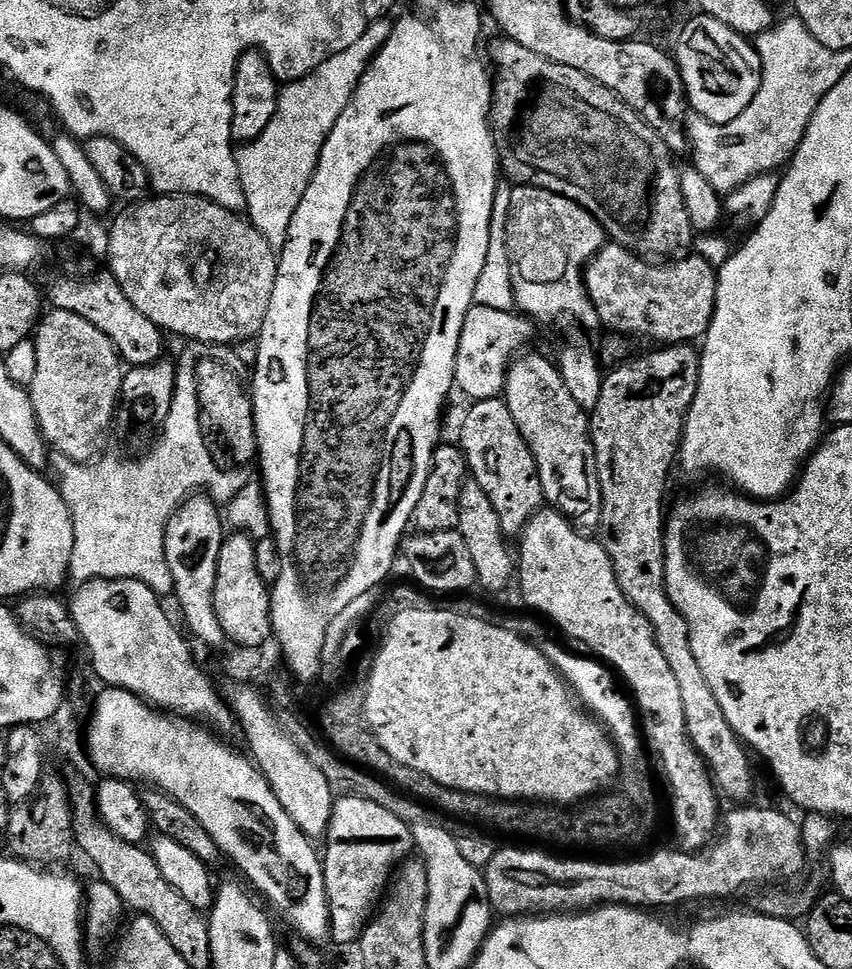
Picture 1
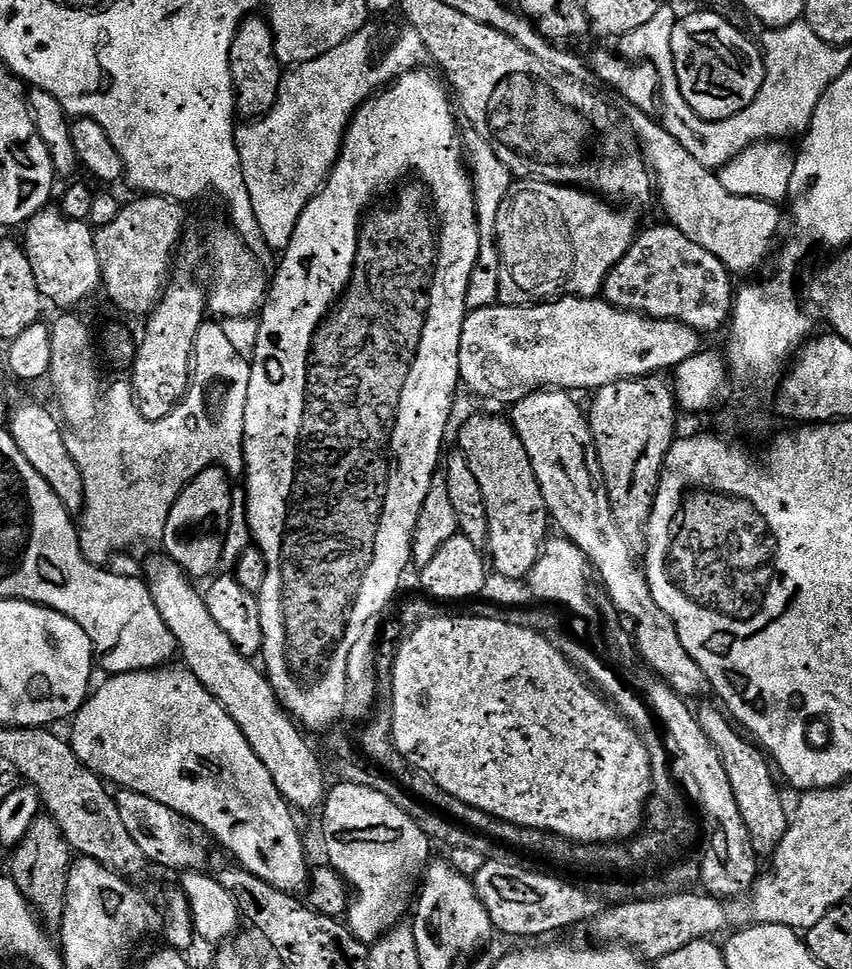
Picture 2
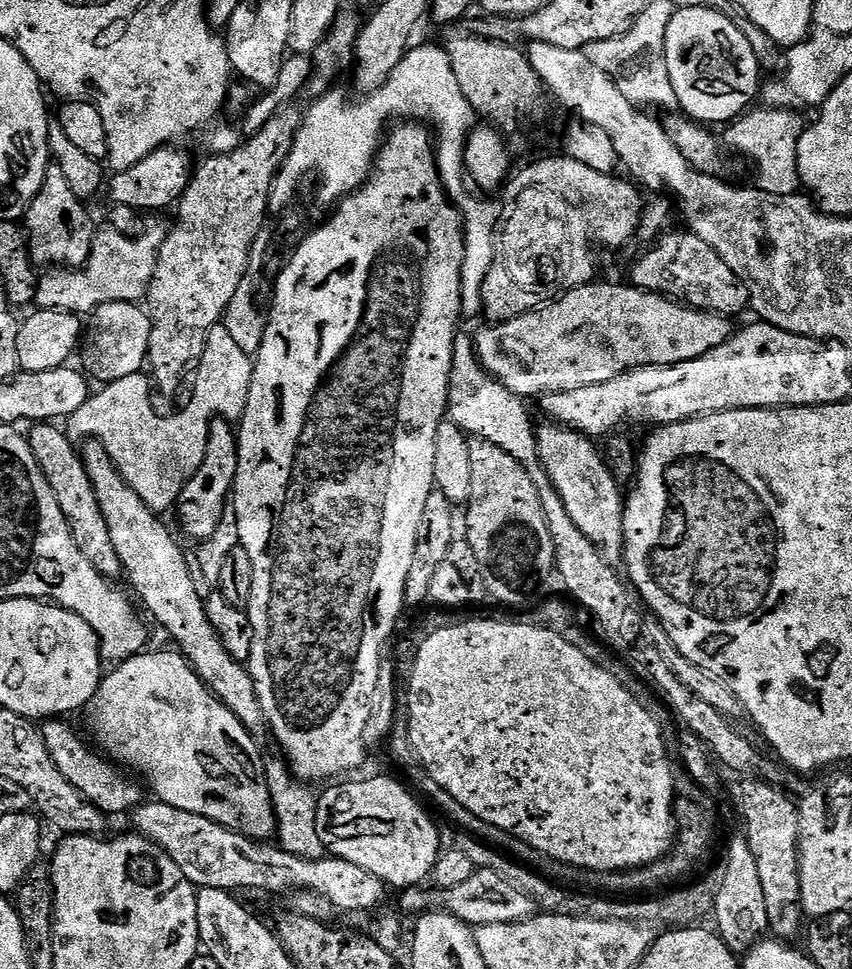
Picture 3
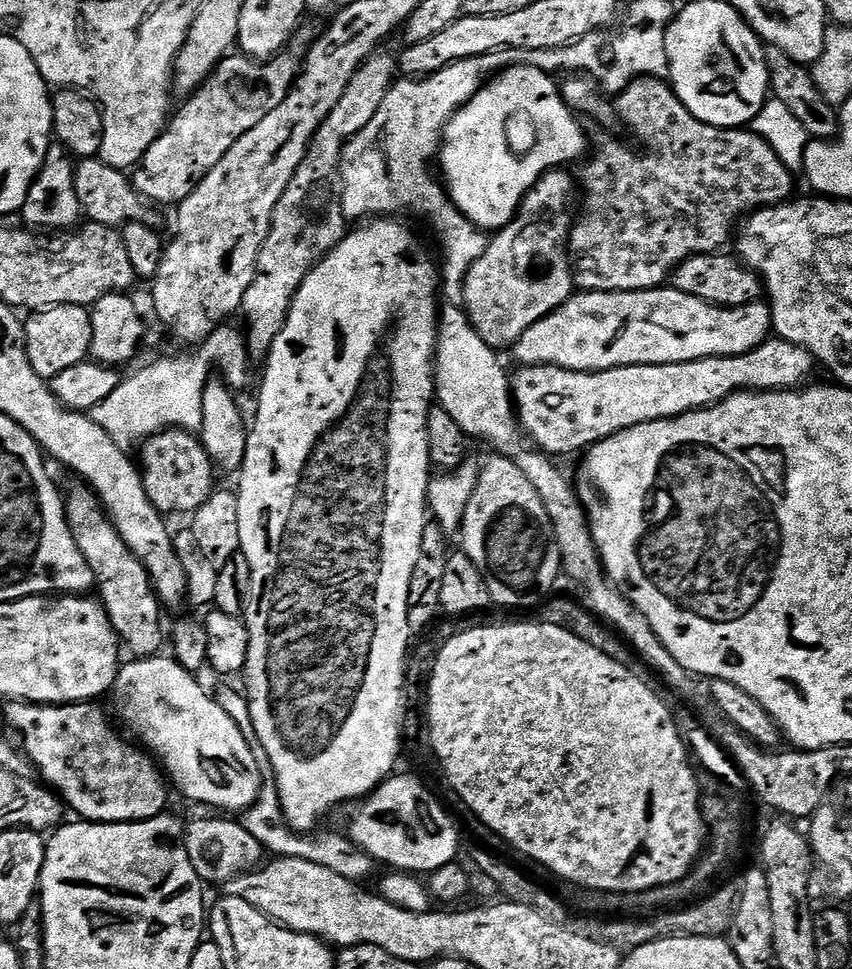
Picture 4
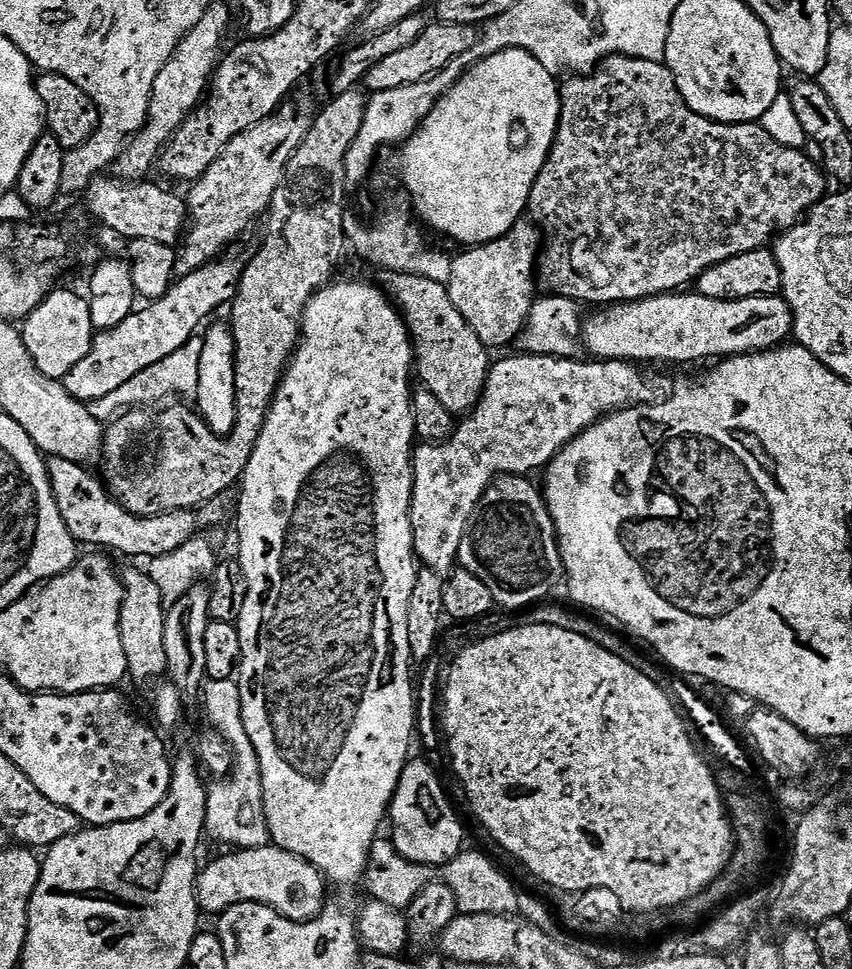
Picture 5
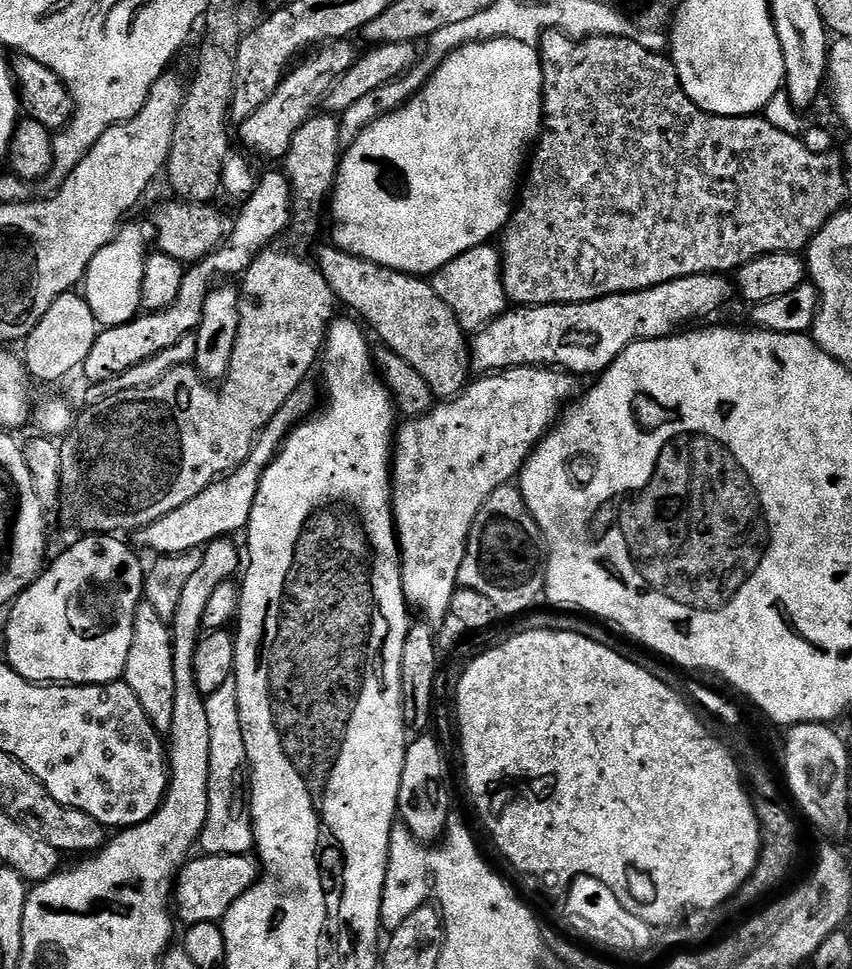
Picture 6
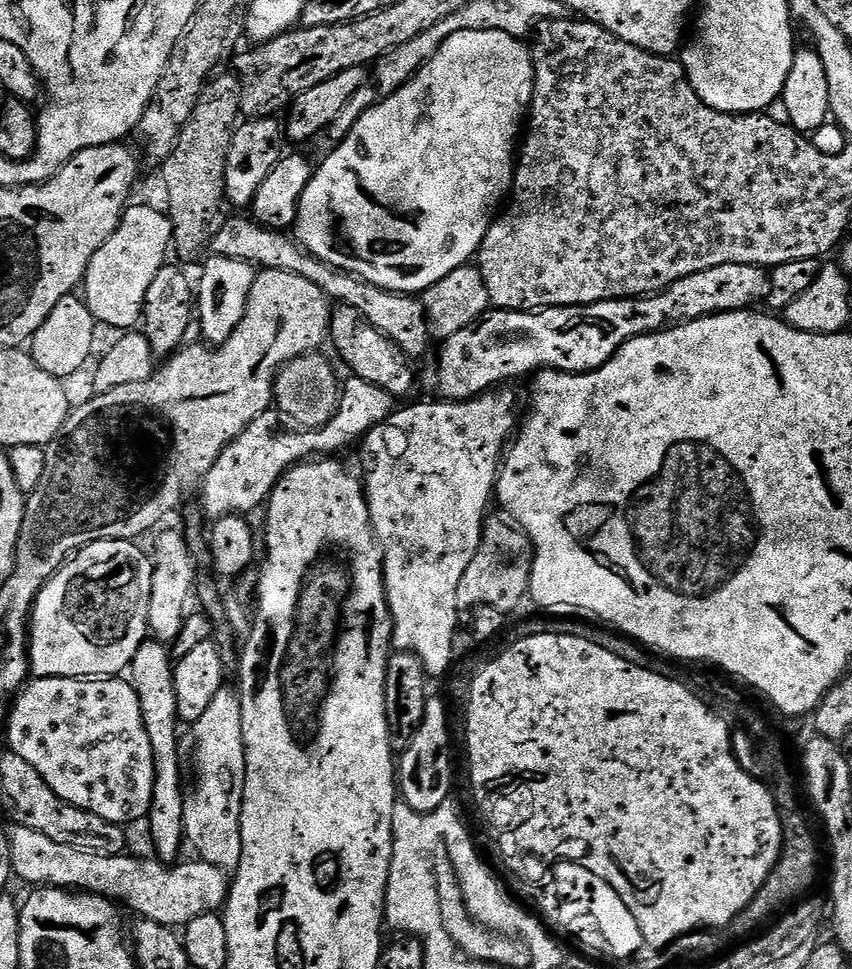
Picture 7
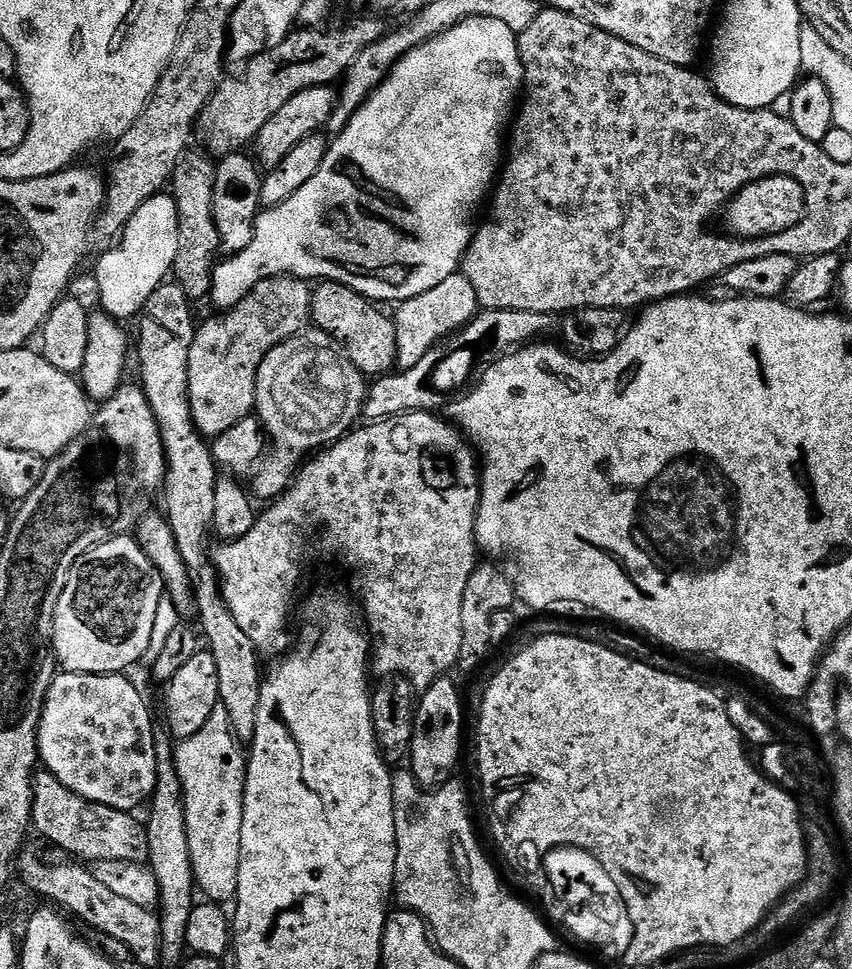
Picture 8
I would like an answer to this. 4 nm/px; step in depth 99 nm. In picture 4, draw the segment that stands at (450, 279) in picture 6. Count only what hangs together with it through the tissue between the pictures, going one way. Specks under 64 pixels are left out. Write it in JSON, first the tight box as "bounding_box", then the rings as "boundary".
{"bounding_box":[462,170,574,350],"boundary":[[[549,170],[540,177],[536,187],[524,195],[516,217],[489,239],[487,250],[474,262],[474,266],[470,266],[470,272],[466,274],[462,307],[474,330],[478,330],[482,342],[491,348],[503,350],[515,344],[523,332],[534,326],[534,322],[549,316],[574,294],[572,261],[568,251],[574,223],[573,213],[568,213],[568,199],[572,196],[572,188],[574,192],[574,180],[564,172],[567,171]]]}

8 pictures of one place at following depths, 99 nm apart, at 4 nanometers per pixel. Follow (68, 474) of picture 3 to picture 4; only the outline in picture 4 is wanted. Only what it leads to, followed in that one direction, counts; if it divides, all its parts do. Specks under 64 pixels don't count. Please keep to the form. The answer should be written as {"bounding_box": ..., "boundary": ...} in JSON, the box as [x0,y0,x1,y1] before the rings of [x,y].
{"bounding_box":[63,482,166,658],"boundary":[[[75,482],[63,493],[64,513],[68,519],[70,530],[74,534],[74,542],[78,546],[78,550],[82,554],[82,558],[86,558],[86,566],[90,566],[90,570],[94,574],[96,583],[95,591],[98,593],[98,599],[103,604],[106,614],[112,623],[112,629],[116,631],[116,635],[123,647],[132,651],[131,655],[136,658],[147,658],[155,656],[161,651],[160,643],[165,643],[166,628],[160,625],[160,612],[162,613],[162,605],[156,596],[156,592],[152,588],[152,579],[148,577],[148,571],[142,562],[130,550],[130,546],[126,546],[126,542],[122,542],[122,538],[118,534],[118,530],[112,525],[108,518],[107,512],[104,510],[103,504],[96,496],[95,492],[83,482]]]}

